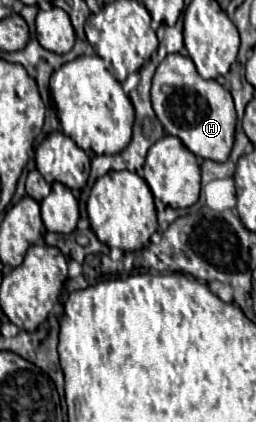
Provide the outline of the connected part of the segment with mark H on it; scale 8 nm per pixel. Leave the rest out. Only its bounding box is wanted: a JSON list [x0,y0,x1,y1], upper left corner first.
[151,53,237,163]

